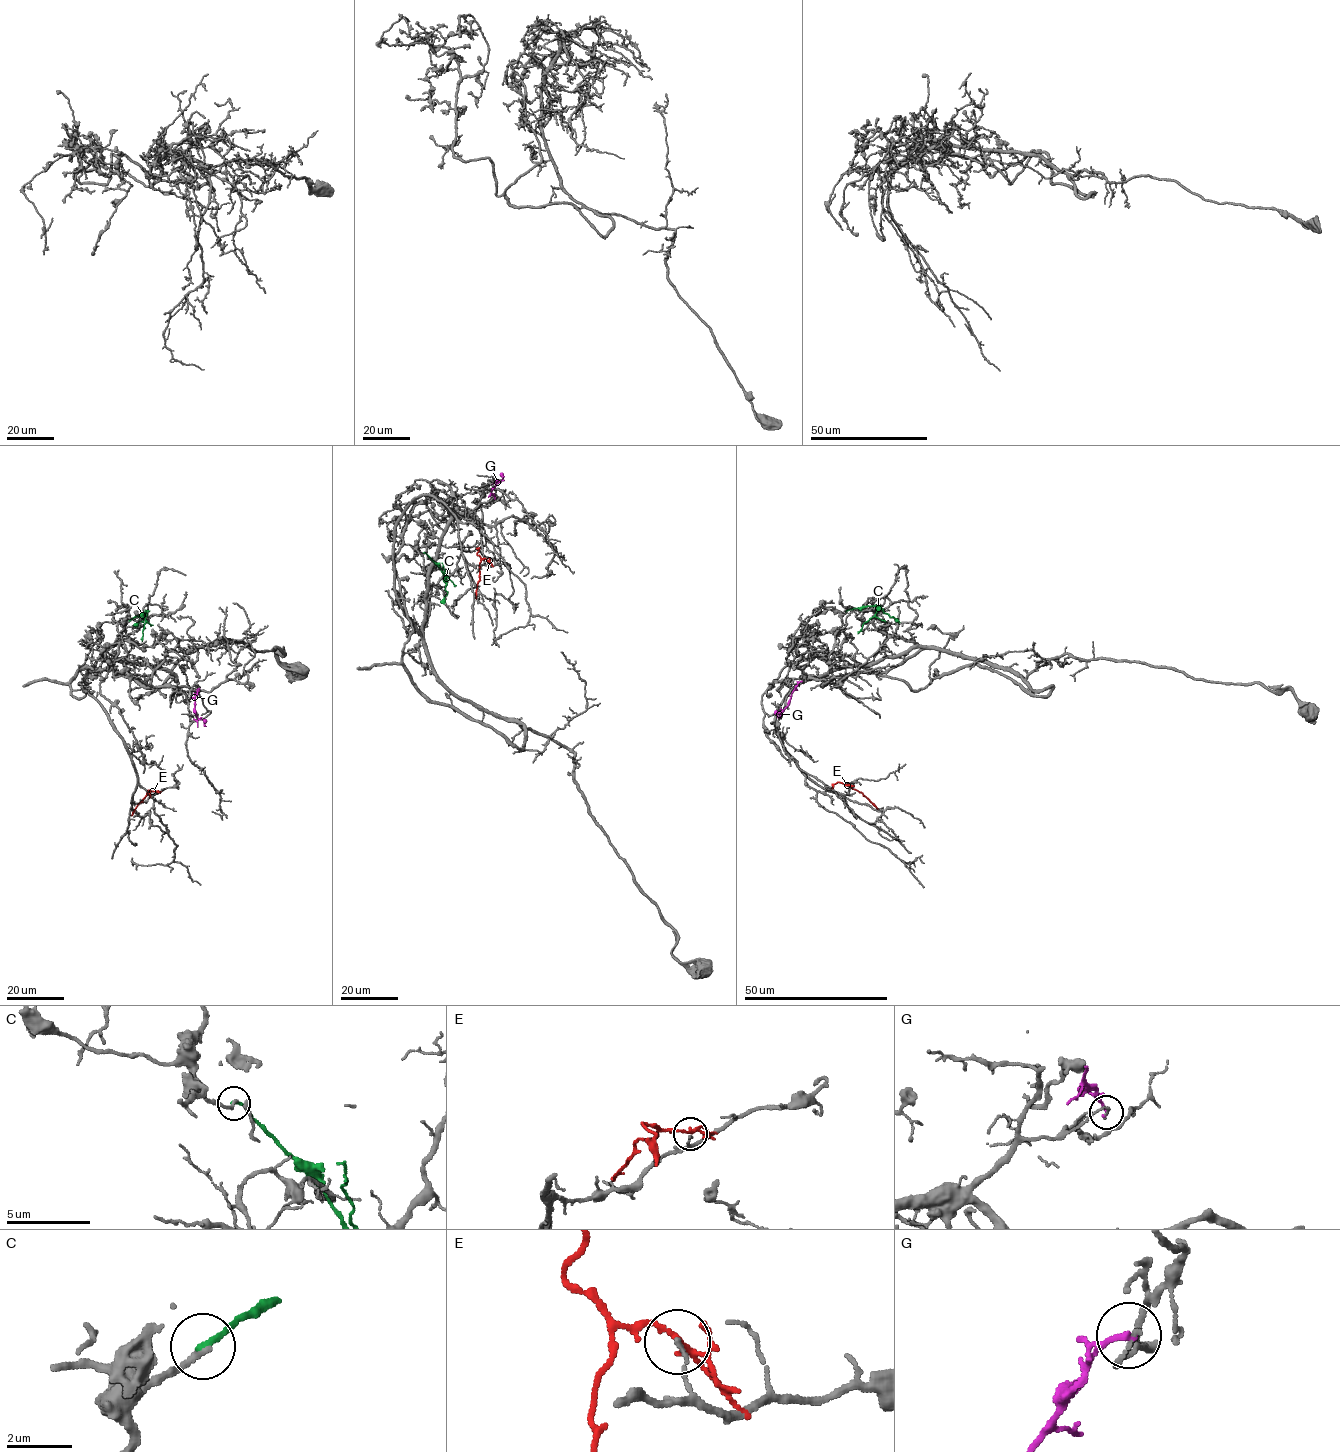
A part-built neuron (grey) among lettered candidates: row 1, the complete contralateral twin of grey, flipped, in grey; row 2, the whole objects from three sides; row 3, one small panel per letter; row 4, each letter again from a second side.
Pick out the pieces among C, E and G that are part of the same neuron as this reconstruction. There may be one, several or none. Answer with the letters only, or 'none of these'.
none of these

